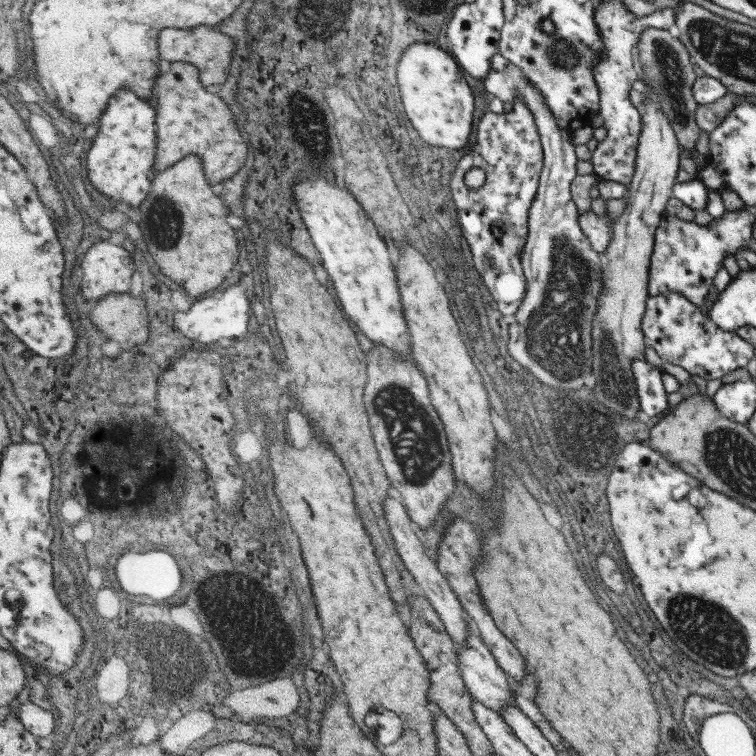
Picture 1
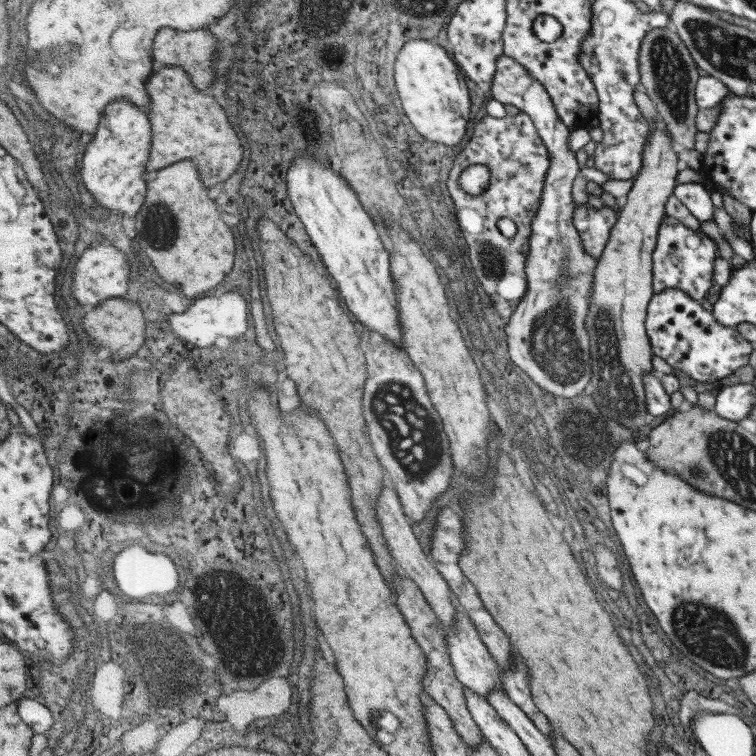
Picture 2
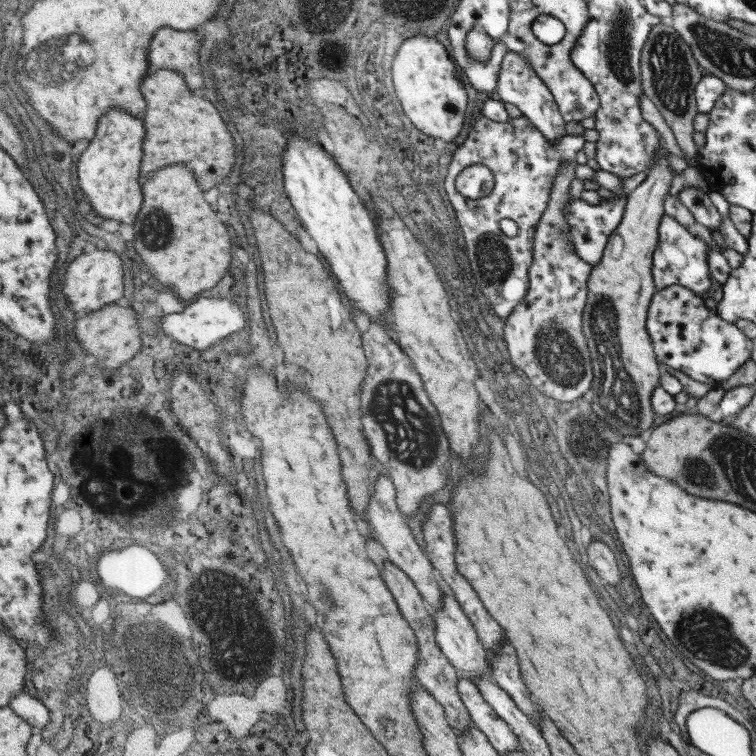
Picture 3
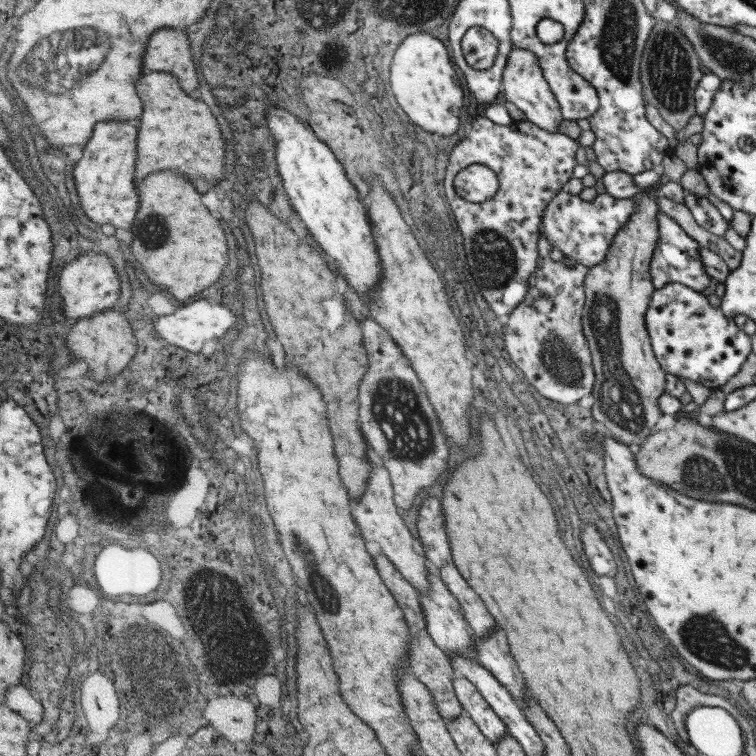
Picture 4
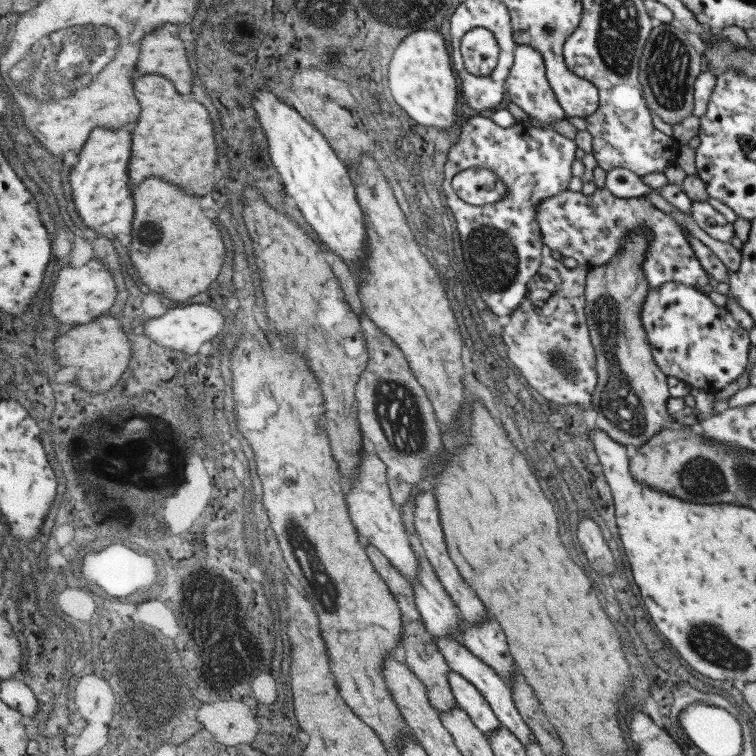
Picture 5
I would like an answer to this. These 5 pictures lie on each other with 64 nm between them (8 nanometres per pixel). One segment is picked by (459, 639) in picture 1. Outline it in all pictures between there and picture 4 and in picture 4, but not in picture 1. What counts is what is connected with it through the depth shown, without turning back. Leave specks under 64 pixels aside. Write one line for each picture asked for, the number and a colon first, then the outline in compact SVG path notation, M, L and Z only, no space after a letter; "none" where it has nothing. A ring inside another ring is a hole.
2: M383 488L381 496L379 496L379 522L381 522L383 530L385 530L383 534L385 534L385 538L387 538L391 556L395 558L395 564L405 572L405 576L411 578L411 580L419 586L419 590L423 592L423 598L427 600L427 604L431 606L431 610L435 612L435 616L439 618L439 622L443 624L443 628L447 628L447 632L453 632L453 630L455 630L455 628L453 628L453 624L455 624L455 622L453 622L453 604L451 604L451 600L449 600L447 584L443 582L445 578L441 578L441 576L437 574L439 570L433 568L435 564L431 564L431 562L425 558L425 554L423 554L419 542L415 540L415 536L413 536L413 532L411 532L411 528L409 528L409 522L407 522L407 518L405 518L403 514L405 514L405 512L403 512L403 506L399 506L395 492L393 492L391 488Z
3: M385 474L379 476L377 488L375 488L375 494L373 494L373 500L371 500L371 506L369 506L367 512L365 512L365 520L369 522L375 540L381 542L383 548L387 550L389 562L393 562L401 572L407 574L407 578L411 578L411 582L413 582L413 584L417 586L417 590L419 590L419 596L423 596L425 604L437 612L437 610L443 606L443 602L441 602L441 590L439 590L439 586L437 586L437 582L435 582L435 576L431 574L431 566L429 566L431 560L427 560L427 558L421 554L421 550L419 550L419 546L415 544L415 540L413 540L413 536L411 536L411 532L409 532L405 520L401 518L401 514L399 514L399 510L397 510L399 506L395 506L395 500L397 500L397 492L393 492L393 486L391 486L389 476L385 476Z
4: M373 466L367 492L363 494L363 498L359 502L353 502L353 514L355 514L359 528L363 530L365 540L367 542L375 540L381 546L383 554L389 556L393 566L403 574L403 578L415 586L419 596L427 596L431 584L425 580L425 560L413 552L411 534L407 532L403 520L397 514L397 508L393 506L395 498L391 498L391 496L395 496L395 494L391 494L391 486L393 484L389 478L389 470L385 466Z

